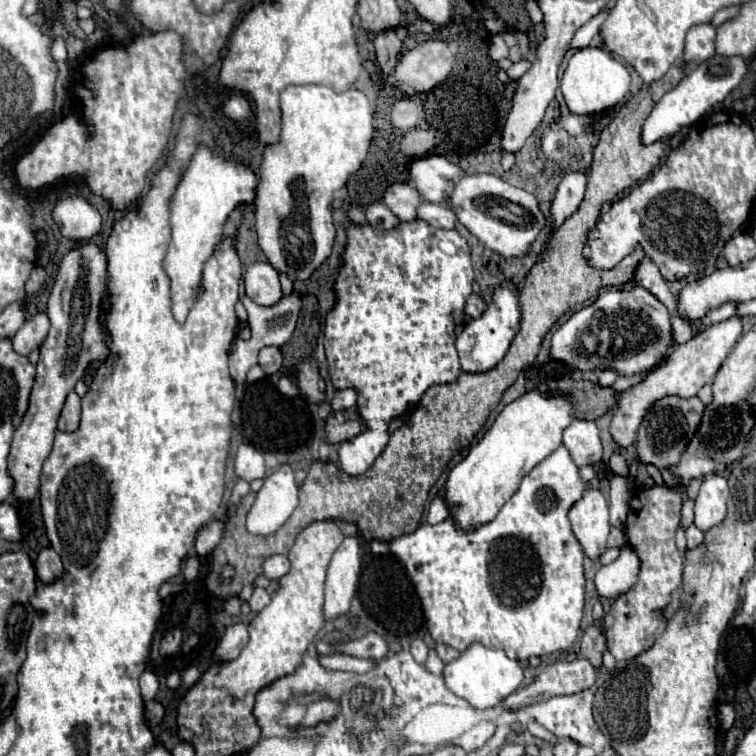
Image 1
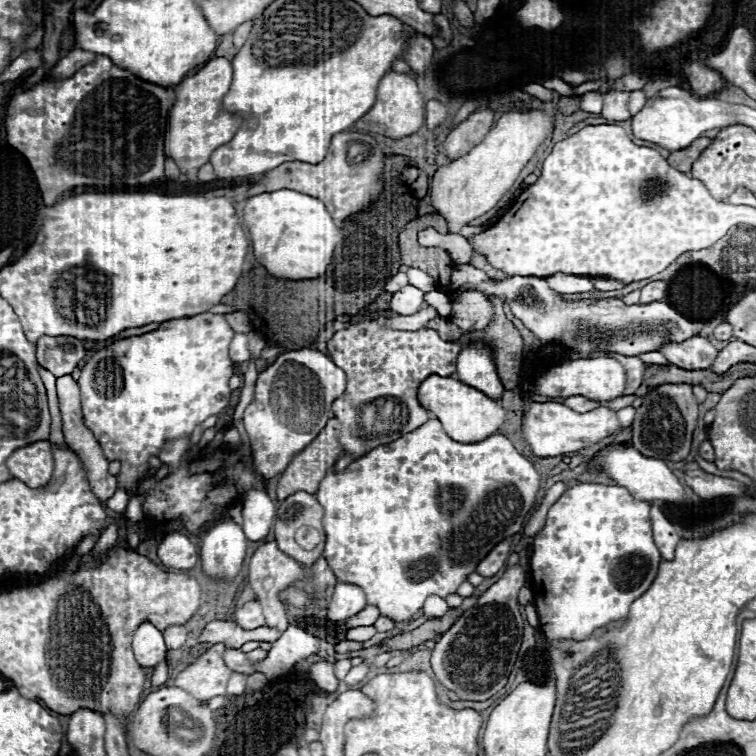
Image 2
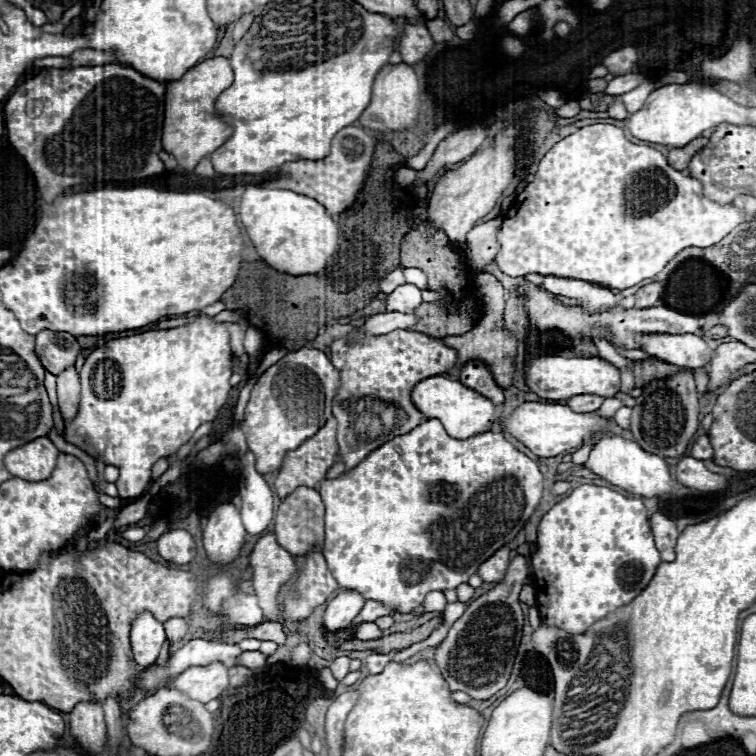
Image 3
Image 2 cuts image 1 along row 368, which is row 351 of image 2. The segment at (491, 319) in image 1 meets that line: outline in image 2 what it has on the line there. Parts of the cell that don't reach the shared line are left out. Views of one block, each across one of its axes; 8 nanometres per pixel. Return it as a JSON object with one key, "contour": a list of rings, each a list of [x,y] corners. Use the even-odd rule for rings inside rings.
{"contour":[[[470,344],[462,348],[458,356],[456,376],[464,384],[478,388],[480,392],[484,392],[494,400],[502,398],[504,386],[500,384],[500,378],[496,374],[490,348],[486,348],[484,344]]]}

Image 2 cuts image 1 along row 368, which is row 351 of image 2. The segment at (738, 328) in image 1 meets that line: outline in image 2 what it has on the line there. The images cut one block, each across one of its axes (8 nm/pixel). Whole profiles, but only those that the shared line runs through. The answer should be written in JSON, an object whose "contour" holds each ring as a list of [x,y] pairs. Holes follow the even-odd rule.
{"contour":[[[692,336],[684,342],[668,342],[658,352],[662,352],[670,364],[678,364],[678,368],[702,370],[708,370],[718,356],[718,350],[700,336]]]}

